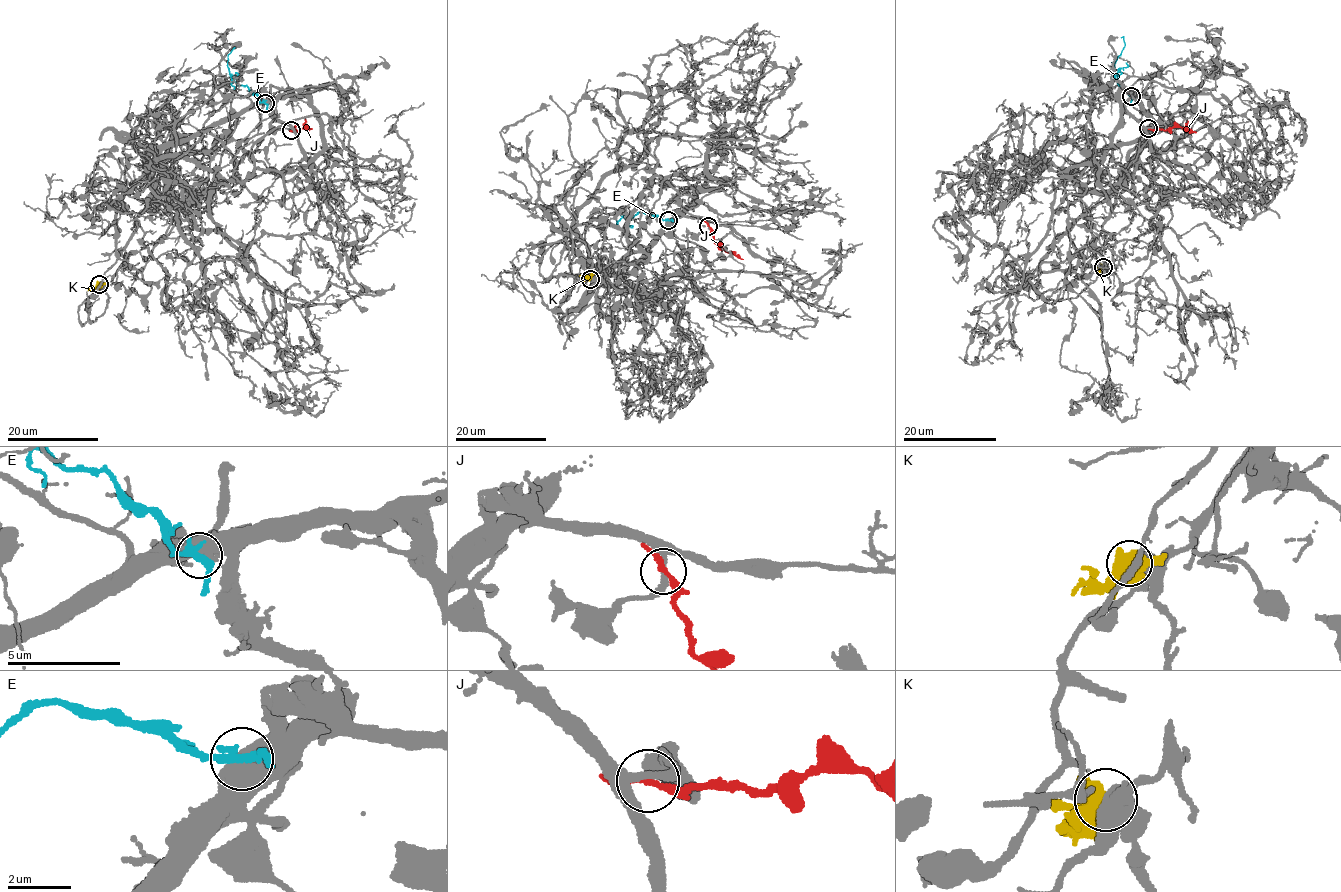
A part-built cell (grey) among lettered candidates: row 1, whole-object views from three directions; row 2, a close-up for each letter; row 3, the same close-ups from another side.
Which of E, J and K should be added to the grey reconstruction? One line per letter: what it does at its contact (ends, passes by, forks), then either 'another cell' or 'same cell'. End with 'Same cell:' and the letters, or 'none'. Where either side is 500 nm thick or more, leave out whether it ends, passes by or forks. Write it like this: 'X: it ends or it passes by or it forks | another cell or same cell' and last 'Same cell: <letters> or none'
E: another cell
J: it passes by | another cell
K: another cell
Same cell: none

